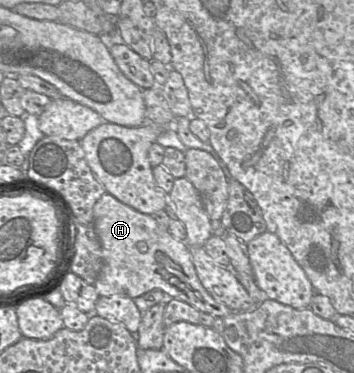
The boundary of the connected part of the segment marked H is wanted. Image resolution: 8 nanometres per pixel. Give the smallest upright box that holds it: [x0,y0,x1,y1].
[93,193,237,317]

